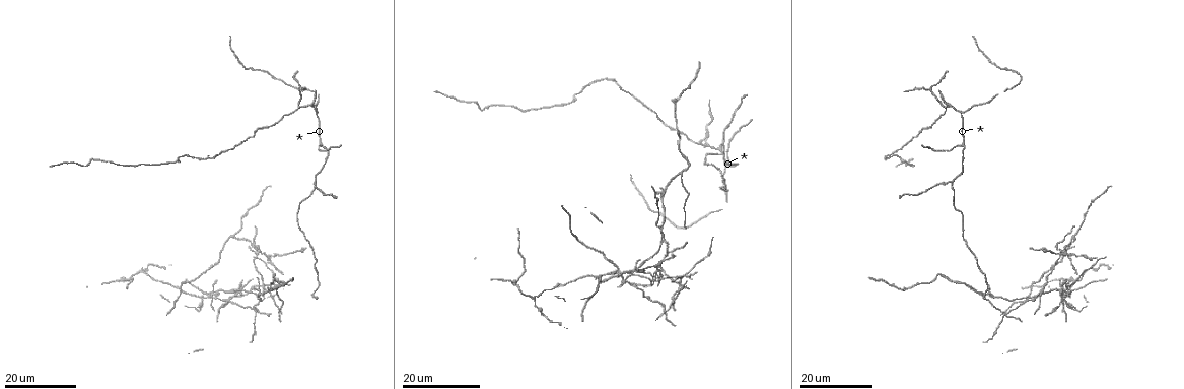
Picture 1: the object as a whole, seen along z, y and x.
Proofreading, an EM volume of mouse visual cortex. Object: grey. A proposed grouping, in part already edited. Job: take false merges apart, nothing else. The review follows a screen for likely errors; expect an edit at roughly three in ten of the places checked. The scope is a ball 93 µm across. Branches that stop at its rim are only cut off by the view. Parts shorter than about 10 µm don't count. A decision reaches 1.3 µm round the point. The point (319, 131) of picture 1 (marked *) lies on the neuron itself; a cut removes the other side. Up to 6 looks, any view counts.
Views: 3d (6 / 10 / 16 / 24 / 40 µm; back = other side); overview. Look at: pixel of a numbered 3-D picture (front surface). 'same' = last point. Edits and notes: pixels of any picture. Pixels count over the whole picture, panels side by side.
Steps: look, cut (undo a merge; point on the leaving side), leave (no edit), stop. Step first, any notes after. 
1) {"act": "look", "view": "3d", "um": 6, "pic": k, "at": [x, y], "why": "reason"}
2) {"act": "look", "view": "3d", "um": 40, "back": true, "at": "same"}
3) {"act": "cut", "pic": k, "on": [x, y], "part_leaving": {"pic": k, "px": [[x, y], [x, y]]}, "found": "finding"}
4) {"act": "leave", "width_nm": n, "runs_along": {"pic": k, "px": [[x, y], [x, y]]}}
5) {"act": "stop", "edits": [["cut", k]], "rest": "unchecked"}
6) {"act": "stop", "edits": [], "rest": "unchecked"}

{"act": "look", "view": "3d", "um": 16, "pic": 1, "at": [943, 104], "why": "a fork"}

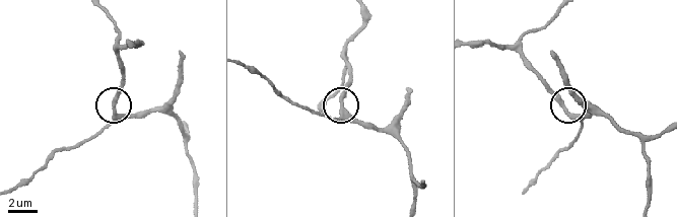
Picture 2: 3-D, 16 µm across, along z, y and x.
{"act": "look", "view": "3d", "um": 10, "pic": 2, "at": [343, 107]}

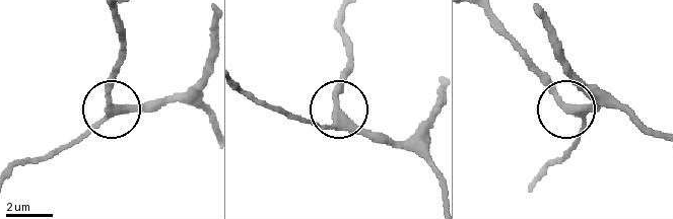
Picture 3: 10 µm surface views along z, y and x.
{"act": "leave", "width_nm": 290, "runs_along": {"pic": 3, "px": [[641, 130], [607, 100], [566, 108], [526, 62]]}, "found": "one neuron here"}

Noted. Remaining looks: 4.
{"act": "look", "view": "3d", "um": 24, "pic": 1, "at": [259, 250], "why": "four or more arms meet"}

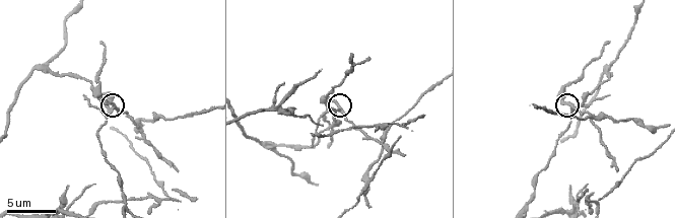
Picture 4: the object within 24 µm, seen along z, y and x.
{"act": "look", "view": "3d", "um": 10, "pic": 4, "at": [338, 111]}

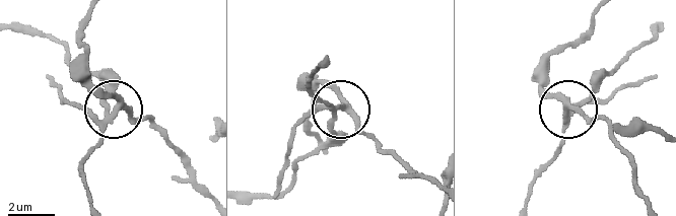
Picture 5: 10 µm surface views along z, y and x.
{"act": "cut", "pic": 5, "on": [131, 121], "width_nm": 250, "part_leaving": {"pic": 5, "px": [[564, 118], [605, 121], [625, 150], [634, 135], [664, 133]]}, "found": "two neurons meet here"}

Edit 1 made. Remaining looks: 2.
{"act": "stop", "edits": [["cut", 5]], "rest": "unchecked"}

